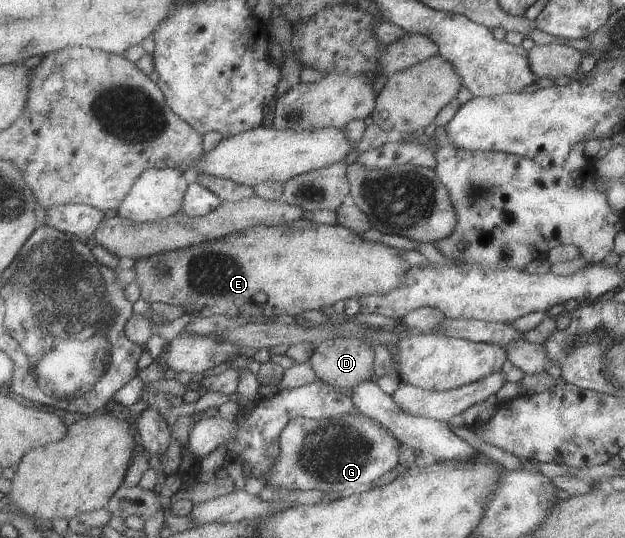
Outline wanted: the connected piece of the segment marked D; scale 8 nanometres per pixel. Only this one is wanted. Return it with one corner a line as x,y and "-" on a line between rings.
334,338
317,344
309,361
319,378
337,388
355,388
361,382
370,381
375,374
374,344
361,339

